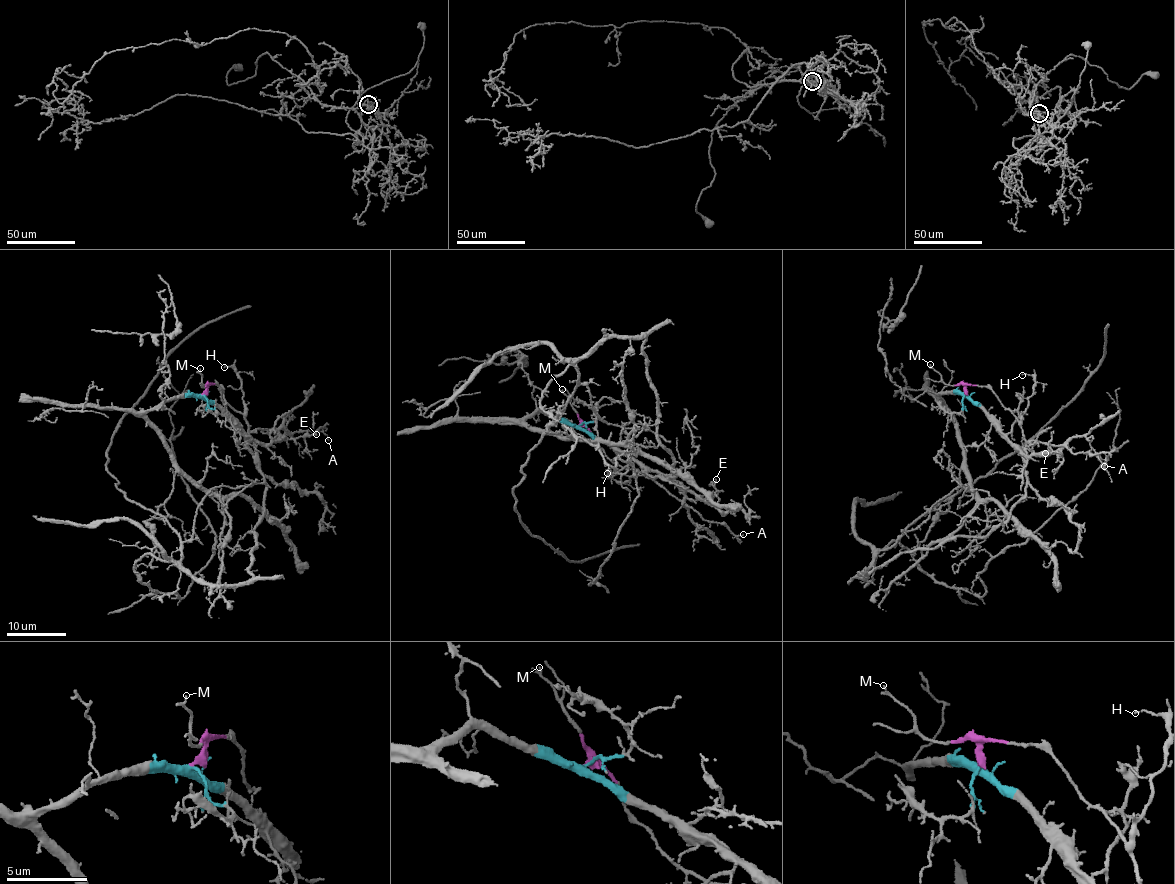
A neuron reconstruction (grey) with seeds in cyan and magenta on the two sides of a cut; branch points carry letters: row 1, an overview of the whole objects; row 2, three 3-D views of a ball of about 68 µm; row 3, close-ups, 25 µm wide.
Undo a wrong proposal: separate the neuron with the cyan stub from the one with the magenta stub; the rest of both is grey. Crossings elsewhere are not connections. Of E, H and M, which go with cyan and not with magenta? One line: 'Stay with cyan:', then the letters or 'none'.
Stay with cyan: E

